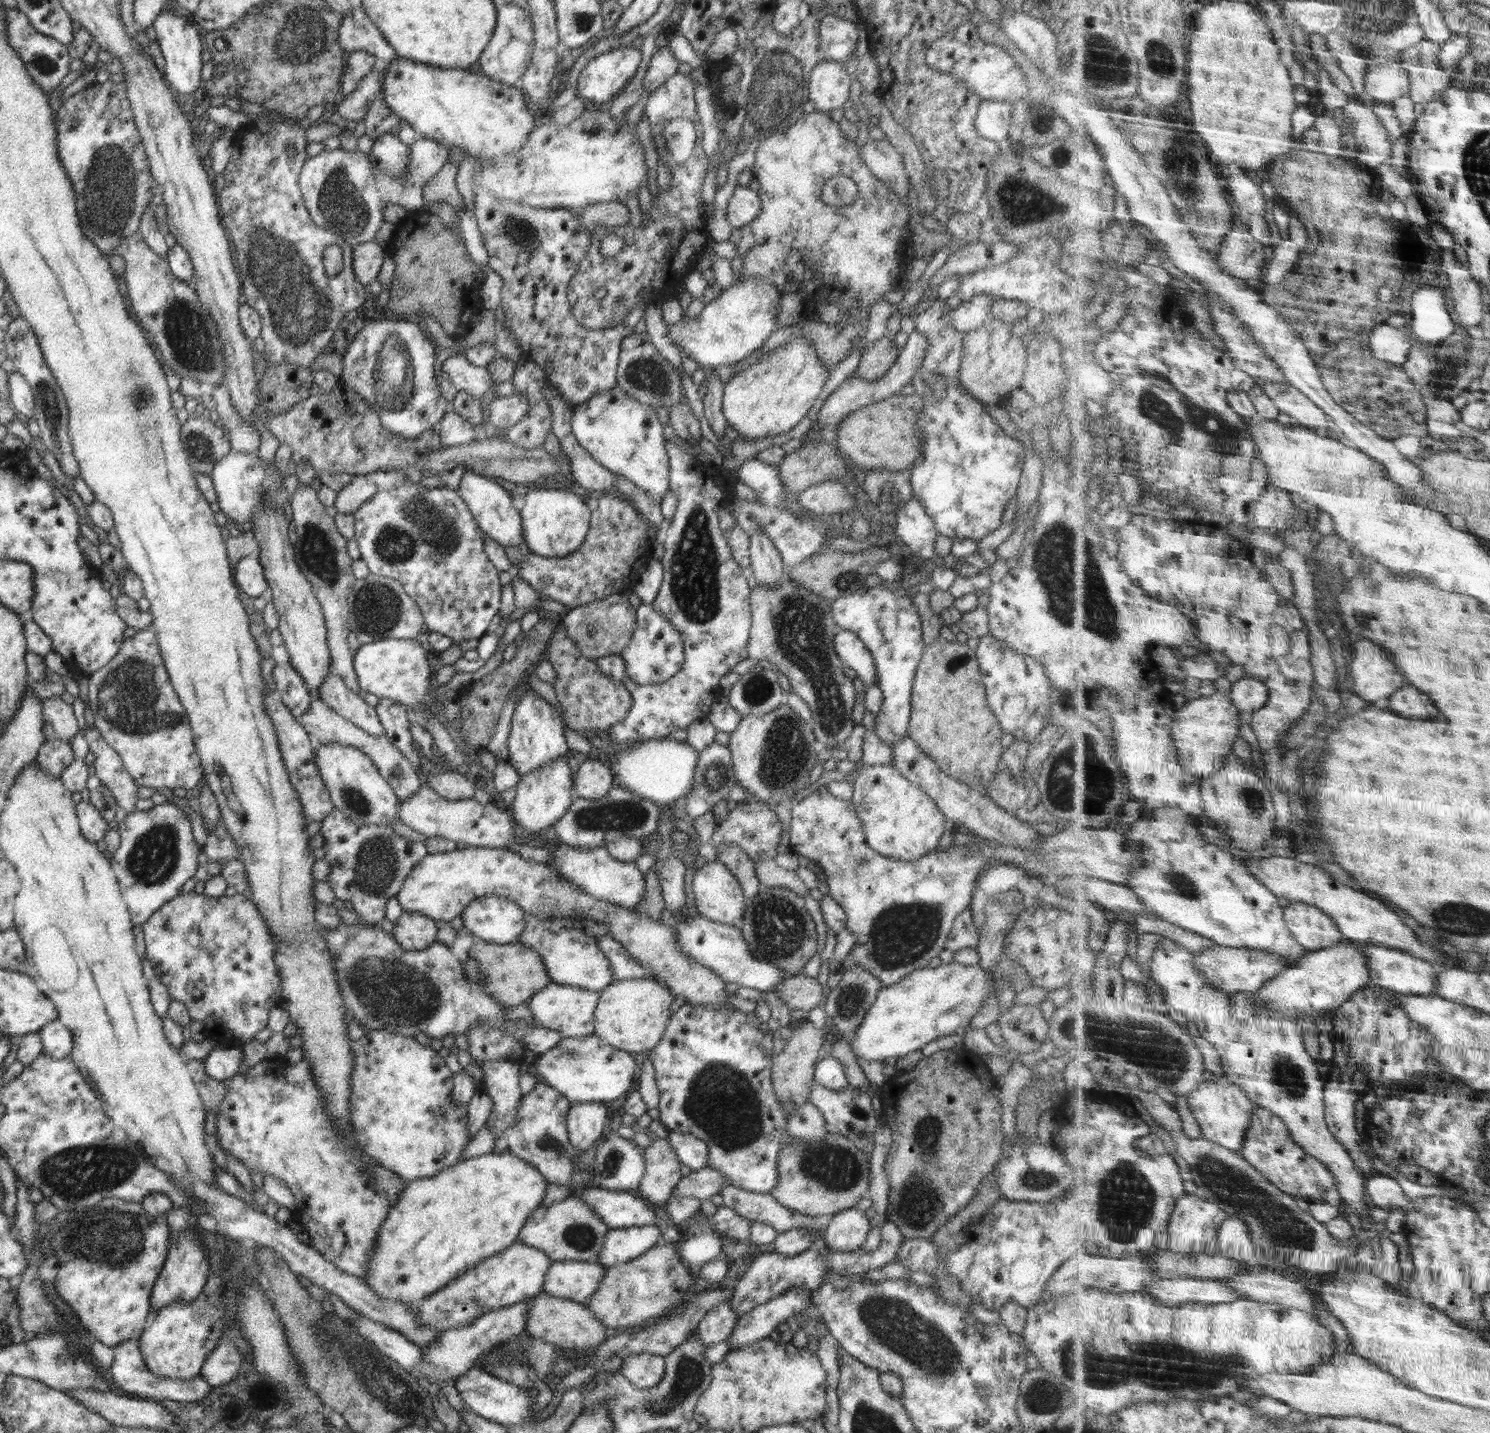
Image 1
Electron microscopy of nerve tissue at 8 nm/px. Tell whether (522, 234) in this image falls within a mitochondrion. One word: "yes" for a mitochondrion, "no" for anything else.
yes

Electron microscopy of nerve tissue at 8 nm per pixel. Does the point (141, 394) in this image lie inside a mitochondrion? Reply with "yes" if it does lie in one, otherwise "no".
yes

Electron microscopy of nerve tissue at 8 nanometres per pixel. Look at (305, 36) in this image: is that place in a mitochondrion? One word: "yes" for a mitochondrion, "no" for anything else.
yes

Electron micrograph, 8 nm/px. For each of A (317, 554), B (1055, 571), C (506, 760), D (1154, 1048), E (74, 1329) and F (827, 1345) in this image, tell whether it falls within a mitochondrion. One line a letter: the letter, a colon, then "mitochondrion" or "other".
A: mitochondrion
B: mitochondrion
C: other
D: mitochondrion
E: other
F: other

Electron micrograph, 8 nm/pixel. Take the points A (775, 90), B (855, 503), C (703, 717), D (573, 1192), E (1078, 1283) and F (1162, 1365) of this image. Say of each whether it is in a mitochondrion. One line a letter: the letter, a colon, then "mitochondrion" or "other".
A: mitochondrion
B: other
C: other
D: other
E: other
F: mitochondrion

